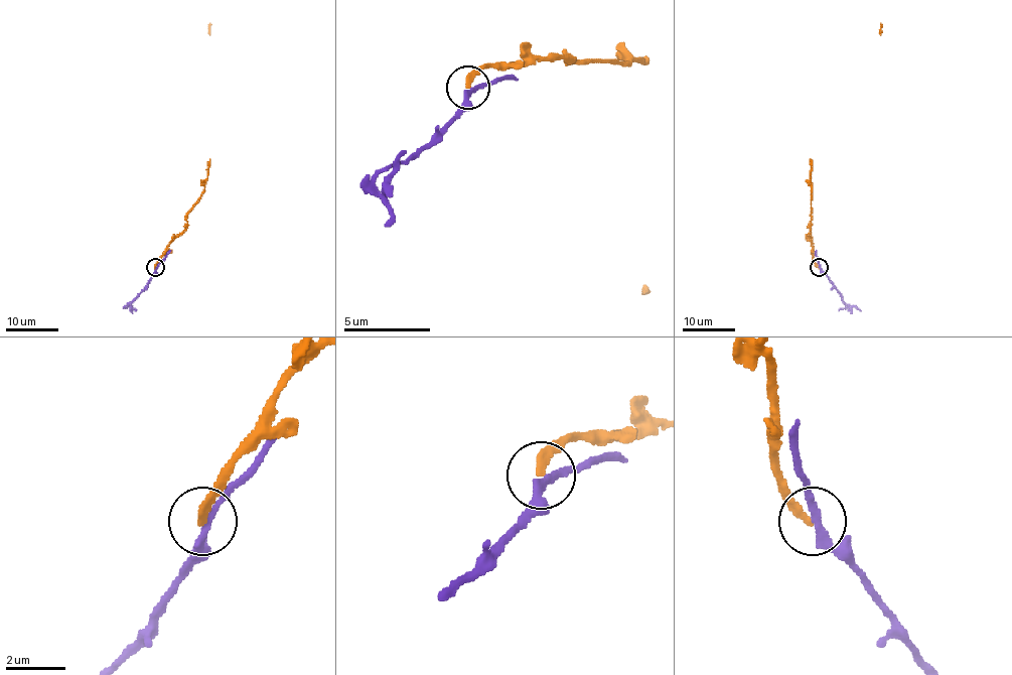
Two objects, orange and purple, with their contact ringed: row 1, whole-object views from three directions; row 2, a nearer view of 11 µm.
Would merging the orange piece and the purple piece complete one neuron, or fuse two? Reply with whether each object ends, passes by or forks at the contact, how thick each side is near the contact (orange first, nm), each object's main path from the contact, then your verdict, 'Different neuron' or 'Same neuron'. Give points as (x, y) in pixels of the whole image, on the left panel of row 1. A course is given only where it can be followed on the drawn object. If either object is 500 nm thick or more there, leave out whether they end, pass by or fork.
At the ring orange ends. At the ring purple passes by. Thickness 200 nm (orange) against 220 nm. Course of orange: (156, 267), (162, 253), (185, 230), (186, 213), (203, 191), (209, 159), (209, 23). Course of purple: (156, 267), (145, 287), (127, 304), (136, 310). Different neuron

